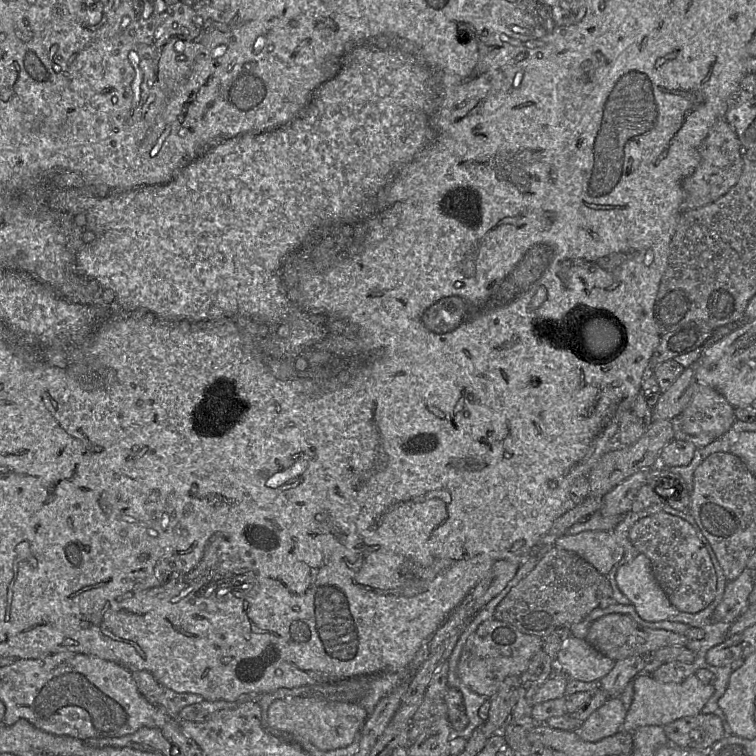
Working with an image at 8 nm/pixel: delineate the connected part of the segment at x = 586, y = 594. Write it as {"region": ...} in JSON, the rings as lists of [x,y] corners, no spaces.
{"region":[[[552,547],[496,607],[493,618],[507,622],[520,632],[544,638],[560,627],[571,627],[584,619],[599,605],[598,587],[604,575],[600,574],[590,563],[573,552]]]}

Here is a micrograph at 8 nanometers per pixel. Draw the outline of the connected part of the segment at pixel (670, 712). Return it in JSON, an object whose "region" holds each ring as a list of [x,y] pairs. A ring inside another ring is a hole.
{"region":[[[695,674],[680,683],[662,683],[652,676],[634,678],[634,695],[619,731],[632,733],[640,726],[665,726],[683,717],[701,713],[702,708],[714,693],[714,685],[703,684]]]}

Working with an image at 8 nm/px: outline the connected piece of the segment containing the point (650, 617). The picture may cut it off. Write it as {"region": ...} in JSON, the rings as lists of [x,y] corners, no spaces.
{"region":[[[642,553],[618,569],[616,583],[645,621],[666,621],[681,613],[670,603],[654,578],[650,559]]]}

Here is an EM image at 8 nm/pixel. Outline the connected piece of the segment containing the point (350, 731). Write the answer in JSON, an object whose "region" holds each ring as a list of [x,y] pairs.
{"region":[[[294,697],[273,702],[268,708],[268,732],[288,742],[311,743],[329,751],[350,745],[368,718],[366,710],[356,703],[325,698]]]}

